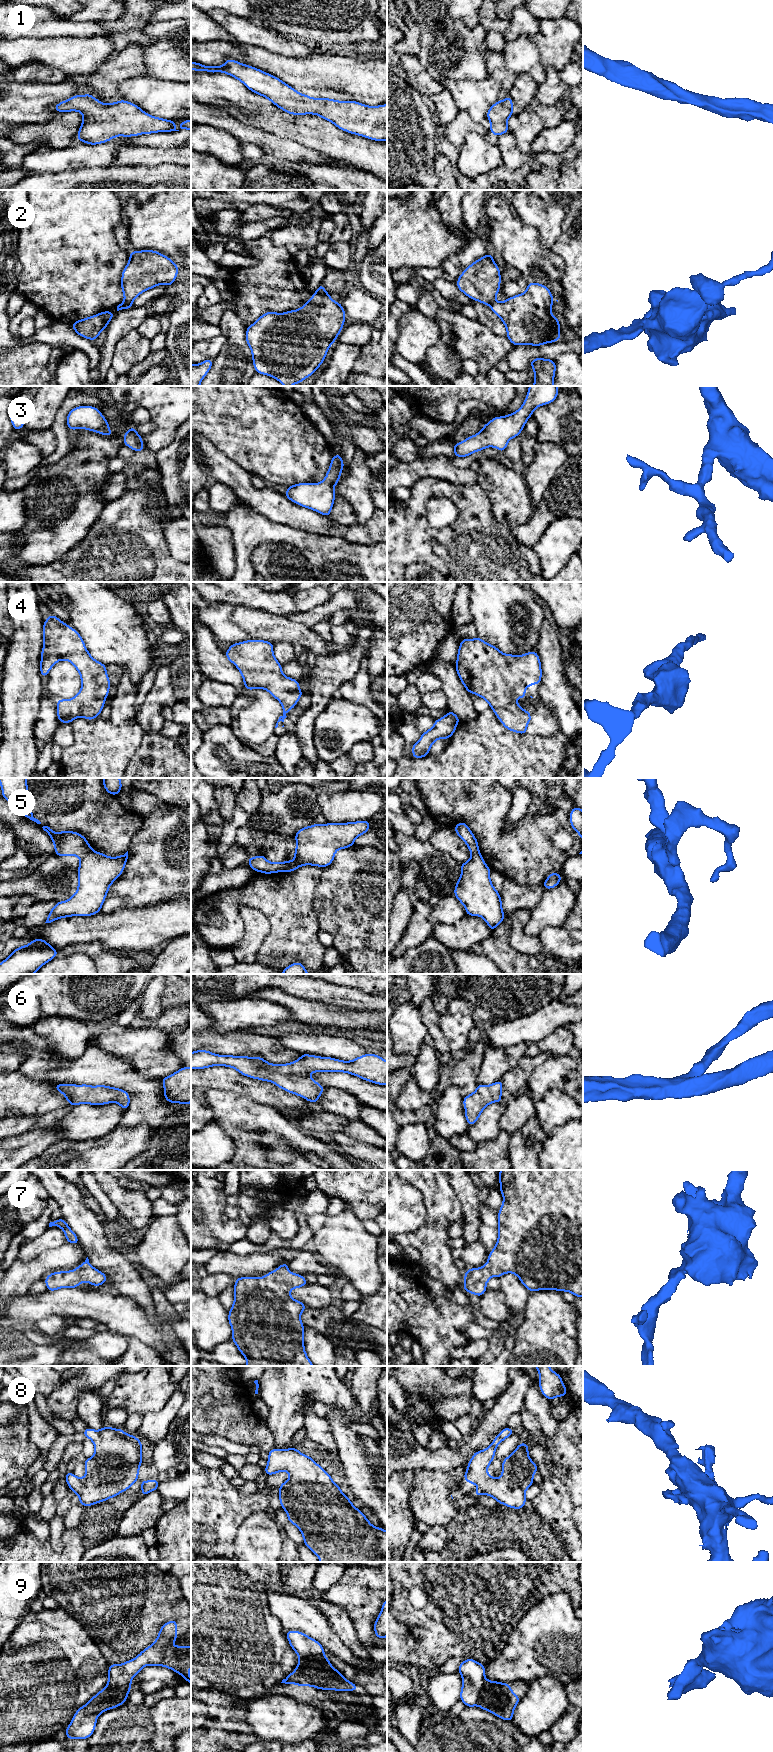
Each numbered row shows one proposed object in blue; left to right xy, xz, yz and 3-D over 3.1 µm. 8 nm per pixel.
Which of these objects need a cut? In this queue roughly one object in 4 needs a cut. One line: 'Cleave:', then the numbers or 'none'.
Cleave: 2, 5, 9

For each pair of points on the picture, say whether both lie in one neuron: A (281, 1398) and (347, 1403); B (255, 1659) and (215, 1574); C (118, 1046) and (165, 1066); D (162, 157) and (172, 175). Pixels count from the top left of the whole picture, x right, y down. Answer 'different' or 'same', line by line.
A: same
B: same
C: same
D: different

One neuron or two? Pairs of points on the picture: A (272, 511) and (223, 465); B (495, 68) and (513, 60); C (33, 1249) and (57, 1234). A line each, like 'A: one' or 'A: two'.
A: one
B: two
C: one

